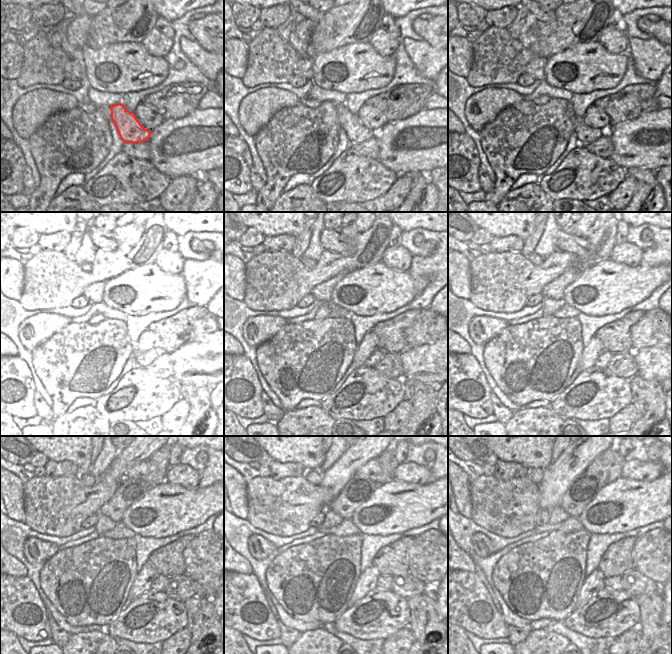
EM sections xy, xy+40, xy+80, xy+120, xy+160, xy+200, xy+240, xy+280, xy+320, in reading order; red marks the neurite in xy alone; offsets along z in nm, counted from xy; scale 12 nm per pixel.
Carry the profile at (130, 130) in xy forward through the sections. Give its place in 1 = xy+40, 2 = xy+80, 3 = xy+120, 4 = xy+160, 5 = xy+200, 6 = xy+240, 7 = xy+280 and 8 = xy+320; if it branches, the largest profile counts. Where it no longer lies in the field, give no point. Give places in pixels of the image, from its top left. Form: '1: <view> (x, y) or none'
1: xy+40 (357, 133)
2: xy+80 (585, 134)
3: xy+120 (141, 359)
4: xy+160 (376, 356)
5: xy+200 (603, 360)
6: xy+240 (160, 583)
7: xy+280 (384, 581)
8: xy+320 (614, 582)

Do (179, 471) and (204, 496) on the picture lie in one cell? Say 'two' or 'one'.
two

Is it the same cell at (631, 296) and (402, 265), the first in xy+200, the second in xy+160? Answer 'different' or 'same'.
different

